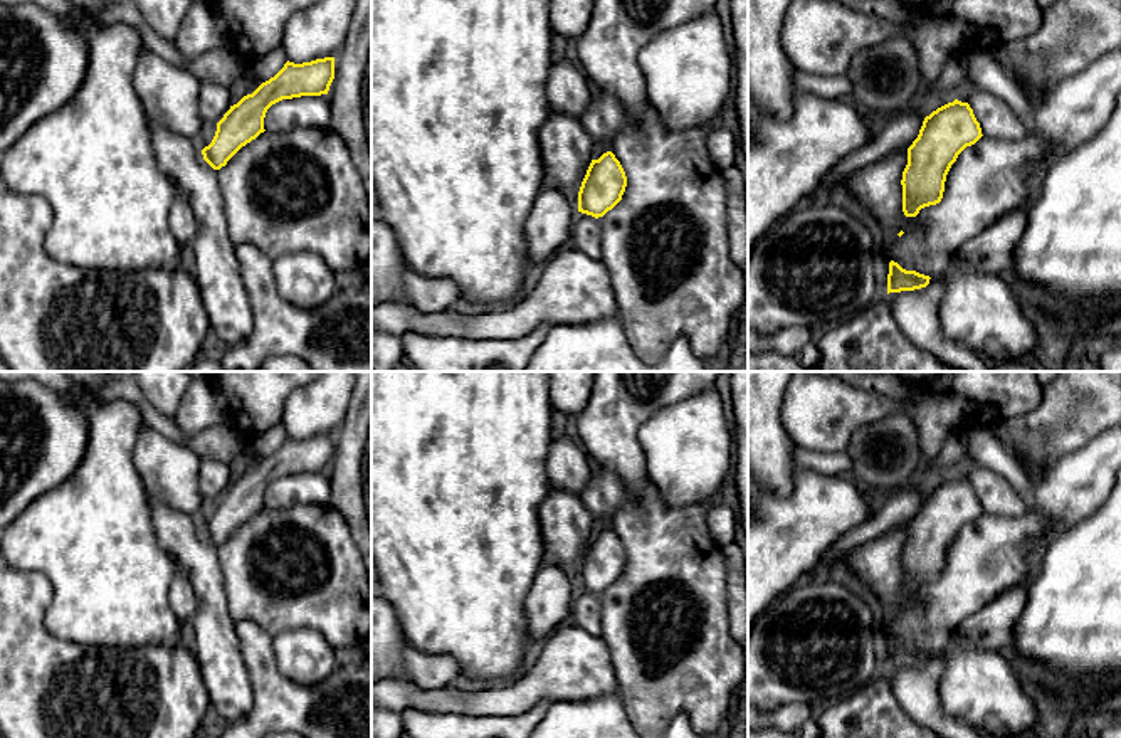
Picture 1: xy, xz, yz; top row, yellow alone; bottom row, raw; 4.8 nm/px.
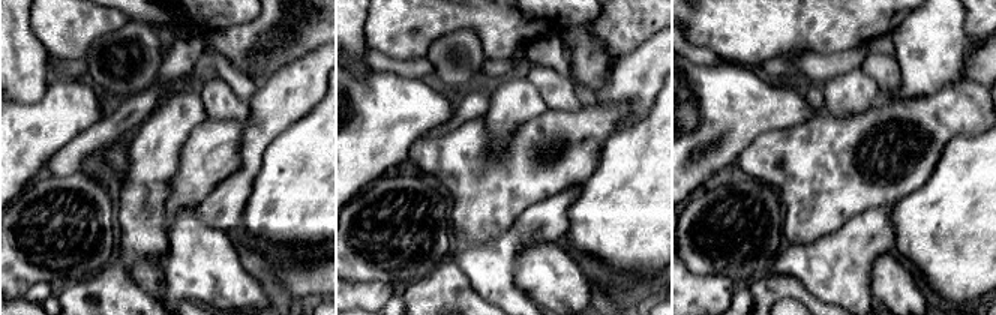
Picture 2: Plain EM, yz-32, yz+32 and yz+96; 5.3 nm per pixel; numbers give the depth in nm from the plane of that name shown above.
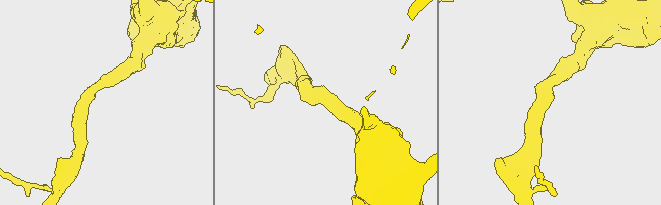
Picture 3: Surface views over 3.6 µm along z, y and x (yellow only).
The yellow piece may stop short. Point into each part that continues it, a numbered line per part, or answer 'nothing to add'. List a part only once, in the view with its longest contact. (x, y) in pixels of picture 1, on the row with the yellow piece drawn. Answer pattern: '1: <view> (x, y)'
nothing to add

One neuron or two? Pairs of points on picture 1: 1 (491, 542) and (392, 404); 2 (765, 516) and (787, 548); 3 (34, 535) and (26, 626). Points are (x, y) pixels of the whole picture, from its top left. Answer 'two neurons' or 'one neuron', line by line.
1: one neuron
2: one neuron
3: two neurons

